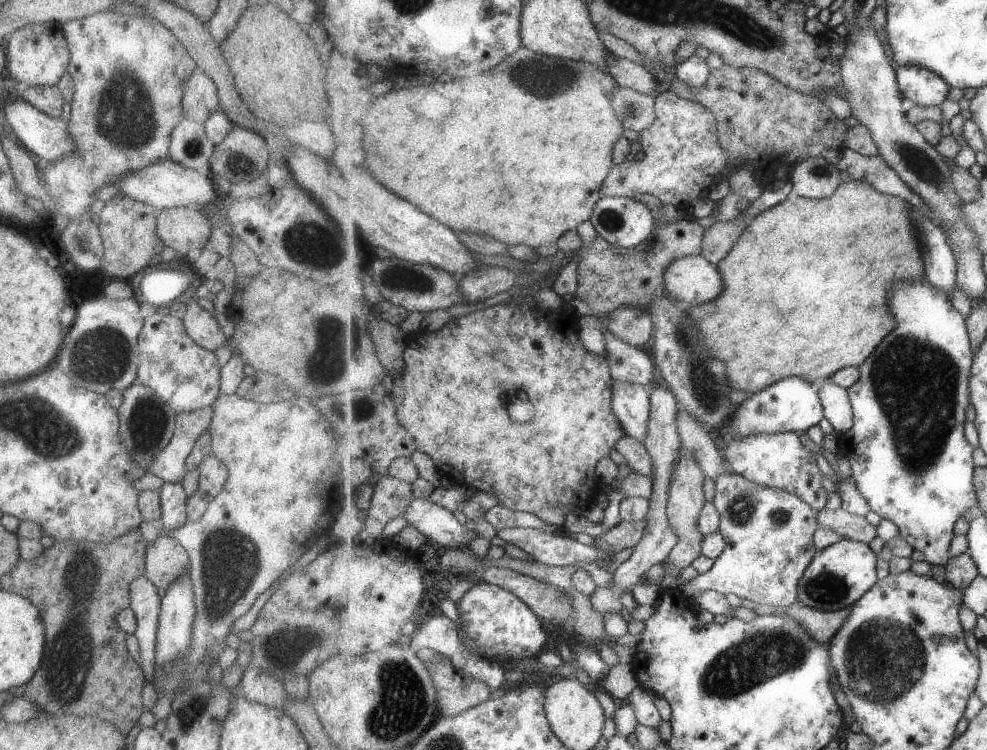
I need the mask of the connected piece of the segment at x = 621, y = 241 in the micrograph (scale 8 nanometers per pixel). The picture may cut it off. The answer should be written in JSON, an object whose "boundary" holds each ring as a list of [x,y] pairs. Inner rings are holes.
{"boundary":[[[627,197],[601,198],[590,222],[597,236],[625,249],[643,244],[656,230],[655,210]]]}

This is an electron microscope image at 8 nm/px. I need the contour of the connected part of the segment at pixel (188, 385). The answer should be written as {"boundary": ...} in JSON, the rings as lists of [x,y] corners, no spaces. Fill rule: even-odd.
{"boundary":[[[154,312],[143,318],[141,332],[137,337],[139,360],[136,381],[175,412],[195,411],[199,408],[211,407],[219,392],[220,368],[214,352],[197,346],[181,324],[180,317],[168,313]]]}

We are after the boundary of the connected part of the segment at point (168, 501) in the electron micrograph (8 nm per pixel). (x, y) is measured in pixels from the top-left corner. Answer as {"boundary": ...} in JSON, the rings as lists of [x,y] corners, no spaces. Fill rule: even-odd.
{"boundary":[[[164,482],[158,491],[161,518],[158,523],[163,530],[181,528],[188,520],[185,518],[185,501],[187,496],[181,483]]]}

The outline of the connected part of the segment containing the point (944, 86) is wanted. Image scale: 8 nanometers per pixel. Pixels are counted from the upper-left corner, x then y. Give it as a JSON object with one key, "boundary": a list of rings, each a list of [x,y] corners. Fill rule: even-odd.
{"boundary":[[[909,64],[898,67],[897,80],[902,95],[909,105],[939,106],[945,102],[951,88],[950,84],[933,70]]]}

